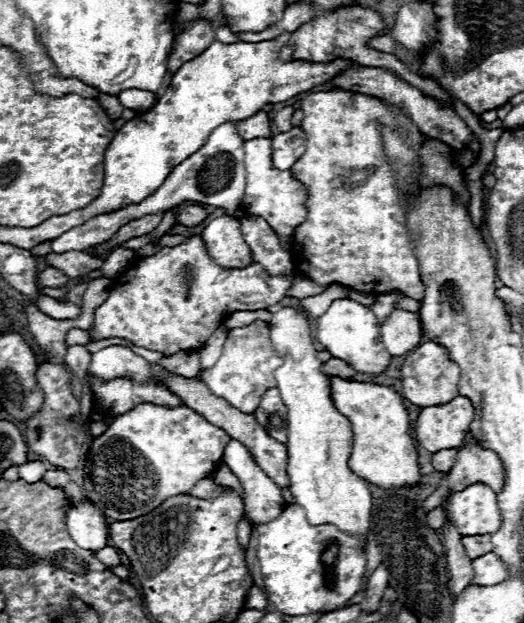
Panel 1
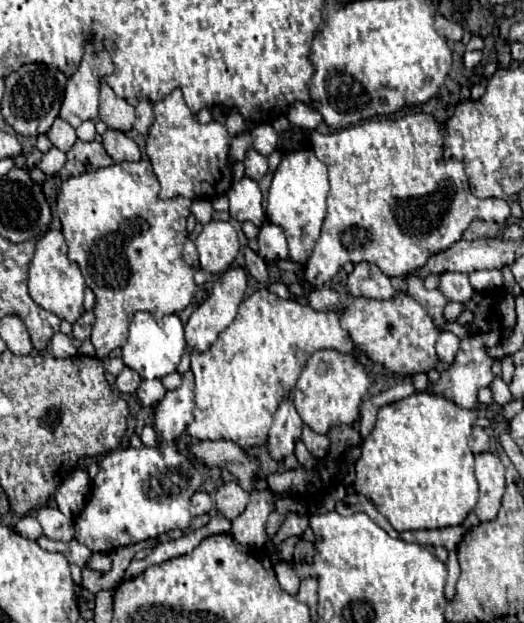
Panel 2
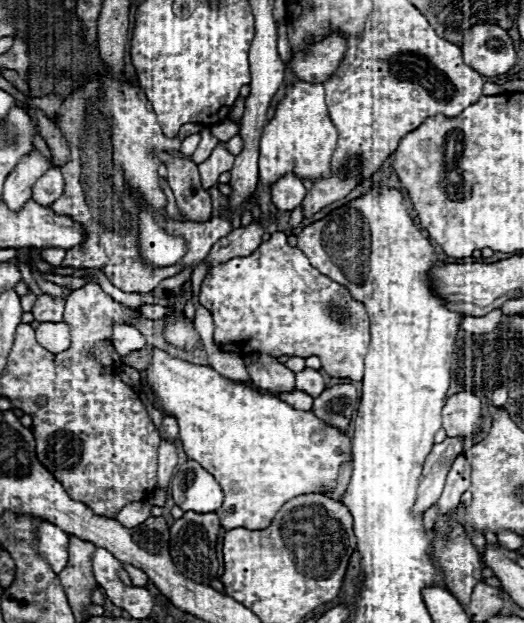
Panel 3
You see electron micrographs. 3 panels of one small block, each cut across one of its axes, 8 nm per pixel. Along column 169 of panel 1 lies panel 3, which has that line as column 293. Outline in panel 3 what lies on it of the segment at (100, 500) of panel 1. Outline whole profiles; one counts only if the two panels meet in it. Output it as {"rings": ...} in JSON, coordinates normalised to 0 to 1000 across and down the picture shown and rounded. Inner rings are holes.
{"rings":[[[294,559],[290,562],[290,581],[279,594],[279,607],[282,607],[282,616],[290,620],[294,632],[302,636],[302,645],[309,652],[309,658],[317,665],[332,665],[340,681],[344,681],[344,706],[347,706],[347,719],[351,726],[359,729],[363,738],[374,738],[382,742],[408,767],[412,774],[420,774],[424,780],[424,790],[427,790],[427,809],[420,819],[412,819],[416,831],[420,831],[420,841],[424,848],[435,854],[435,851],[447,851],[447,848],[473,848],[473,851],[500,851],[500,848],[511,848],[519,831],[527,828],[527,822],[534,819],[534,812],[542,812],[542,806],[565,799],[565,796],[580,796],[580,793],[634,793],[637,783],[641,783],[641,770],[645,770],[645,758],[649,758],[649,748],[668,742],[672,738],[672,706],[668,700],[660,700],[656,693],[641,690],[637,684],[626,684],[622,677],[611,677],[611,671],[603,671],[595,665],[595,658],[561,658],[553,648],[531,642],[527,636],[519,632],[496,632],[492,626],[477,623],[477,620],[466,620],[466,616],[450,616],[450,613],[439,613],[435,607],[420,604],[416,597],[408,597],[401,587],[374,587],[374,584],[359,584],[351,578],[340,578],[332,571],[321,571],[313,562],[302,562]]]}

